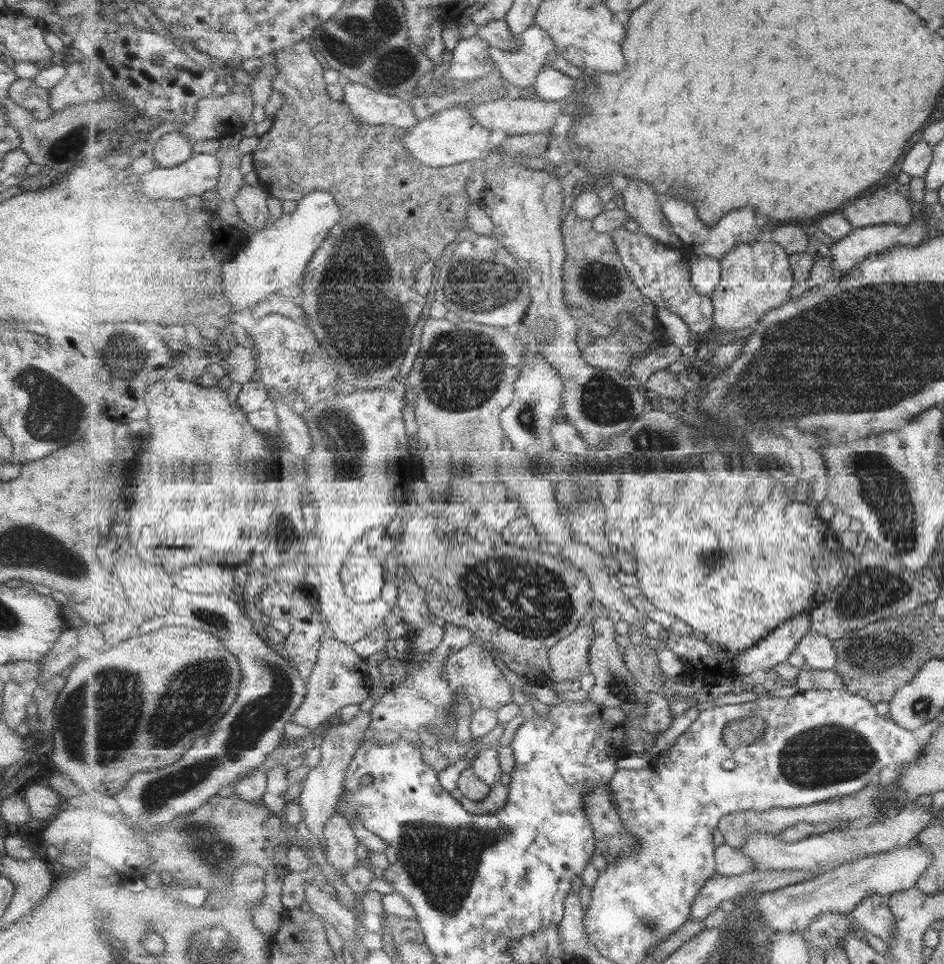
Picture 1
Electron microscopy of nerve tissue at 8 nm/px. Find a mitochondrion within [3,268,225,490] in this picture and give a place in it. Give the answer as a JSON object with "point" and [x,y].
{"point":[53,413]}

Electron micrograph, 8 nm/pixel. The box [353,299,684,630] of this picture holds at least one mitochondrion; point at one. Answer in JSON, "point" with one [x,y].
{"point":[460,371]}

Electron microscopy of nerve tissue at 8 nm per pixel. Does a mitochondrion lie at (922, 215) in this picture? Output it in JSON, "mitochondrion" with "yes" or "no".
{"mitochondrion":"no"}

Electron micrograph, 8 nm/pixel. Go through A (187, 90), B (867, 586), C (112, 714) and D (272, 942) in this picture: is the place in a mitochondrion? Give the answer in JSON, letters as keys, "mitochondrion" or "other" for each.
{"A":"other","B":"mitochondrion","C":"mitochondrion","D":"other"}

